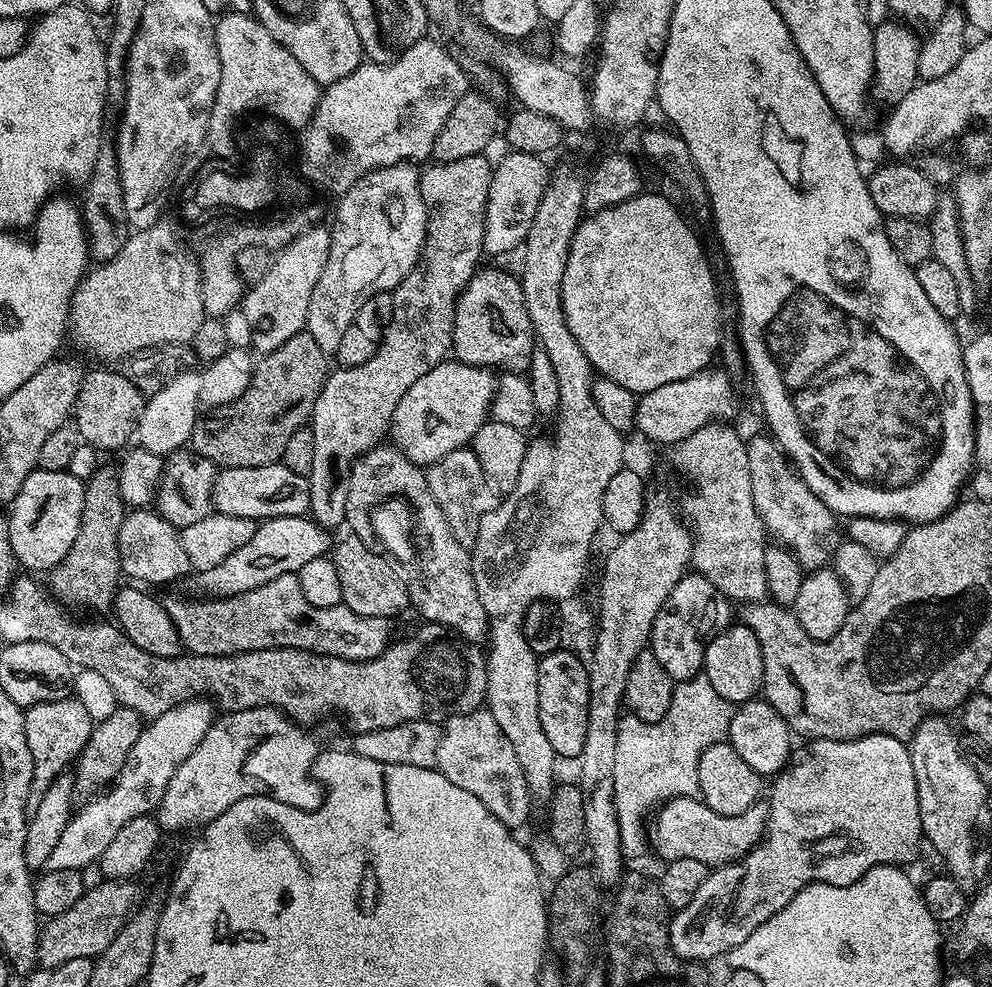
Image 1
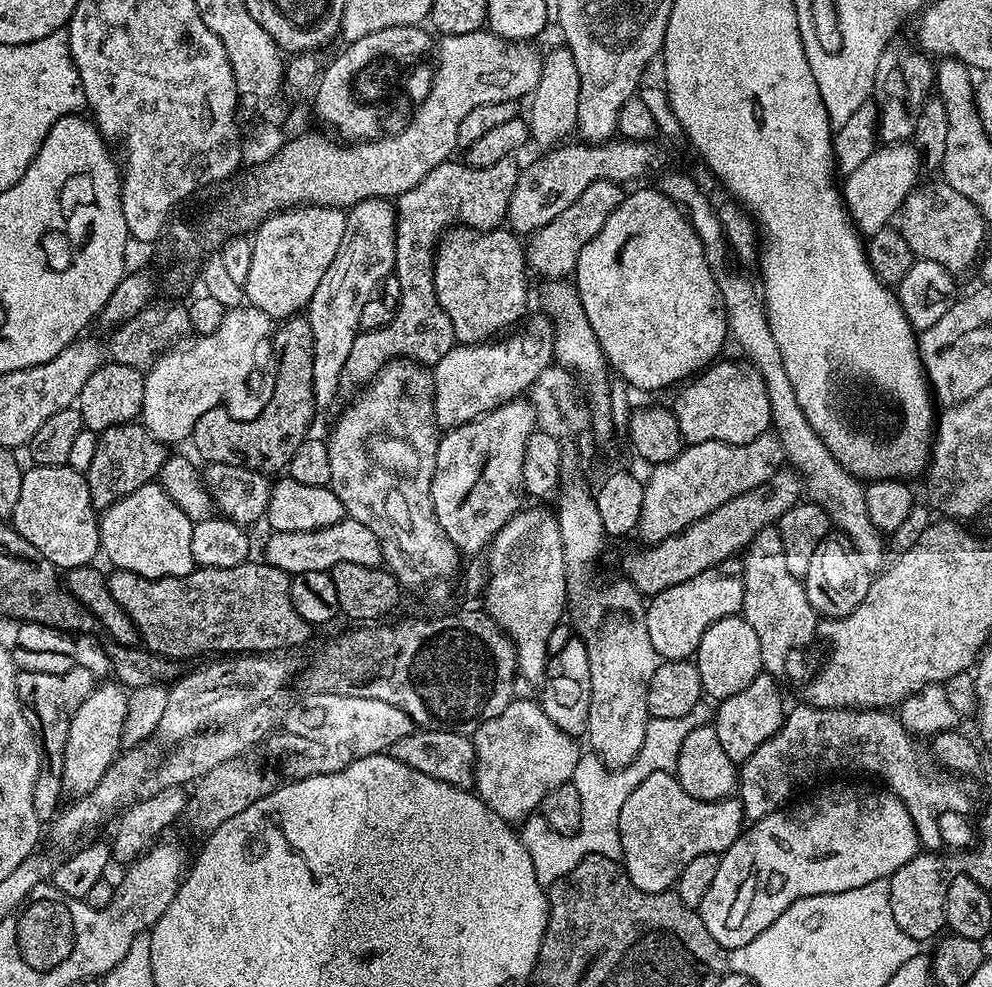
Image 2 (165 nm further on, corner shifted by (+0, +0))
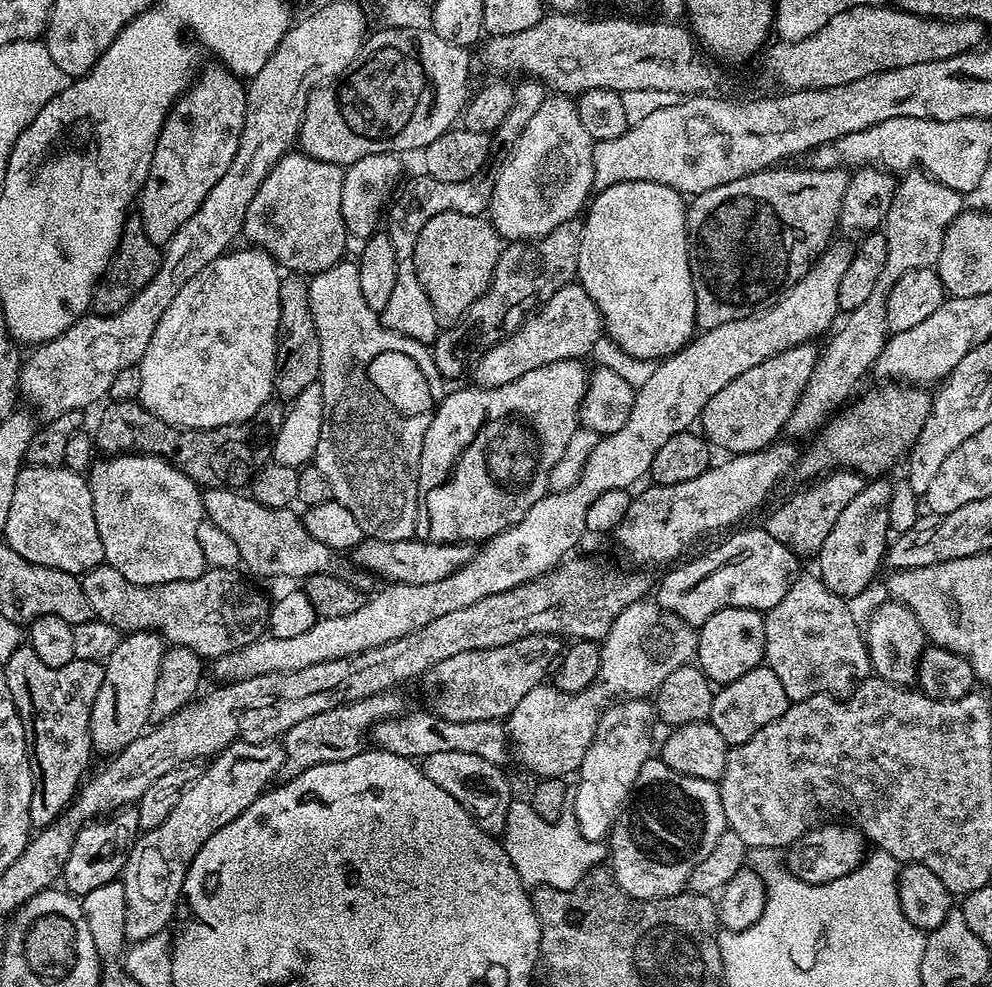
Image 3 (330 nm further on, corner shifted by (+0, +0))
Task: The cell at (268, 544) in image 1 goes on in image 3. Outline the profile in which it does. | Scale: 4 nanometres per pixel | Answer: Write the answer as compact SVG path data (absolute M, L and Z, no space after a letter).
M365 538L351 549L350 557L360 567L359 571L371 574L373 577L381 576L384 582L409 584L410 586L426 586L426 582L442 582L442 578L450 578L454 570L466 566L474 554L471 543L439 544L429 540L399 540L398 542L386 542L385 540L373 540Z

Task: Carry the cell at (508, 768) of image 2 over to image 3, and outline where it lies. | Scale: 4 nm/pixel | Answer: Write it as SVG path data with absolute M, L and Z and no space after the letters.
M645 598L626 606L626 610L622 610L622 614L614 618L600 644L600 669L595 682L581 692L563 692L555 683L545 682L534 686L534 690L530 690L530 694L526 694L526 698L522 698L518 706L514 706L514 710L506 718L506 727L515 759L517 756L521 766L529 768L536 778L564 778L569 775L567 772L575 773L582 758L586 758L586 750L592 744L600 715L605 708L617 703L625 694L631 694L636 698L648 698L655 694L662 686L662 682L666 682L666 678L674 674L674 670L678 670L683 664L693 663L697 635L697 629L693 625L682 622L678 614L662 610L662 606L658 606L655 599Z

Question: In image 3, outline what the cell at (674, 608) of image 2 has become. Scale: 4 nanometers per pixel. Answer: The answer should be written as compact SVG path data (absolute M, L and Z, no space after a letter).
M763 526L743 528L736 530L741 532L728 534L733 536L725 535L725 540L717 548L712 548L685 564L680 562L669 567L665 571L669 572L661 578L660 585L657 588L655 585L656 604L670 614L678 614L682 622L693 626L704 624L706 618L718 614L718 610L749 608L767 614L771 608L778 606L797 575L798 557L789 548L782 546L782 542L770 538Z

